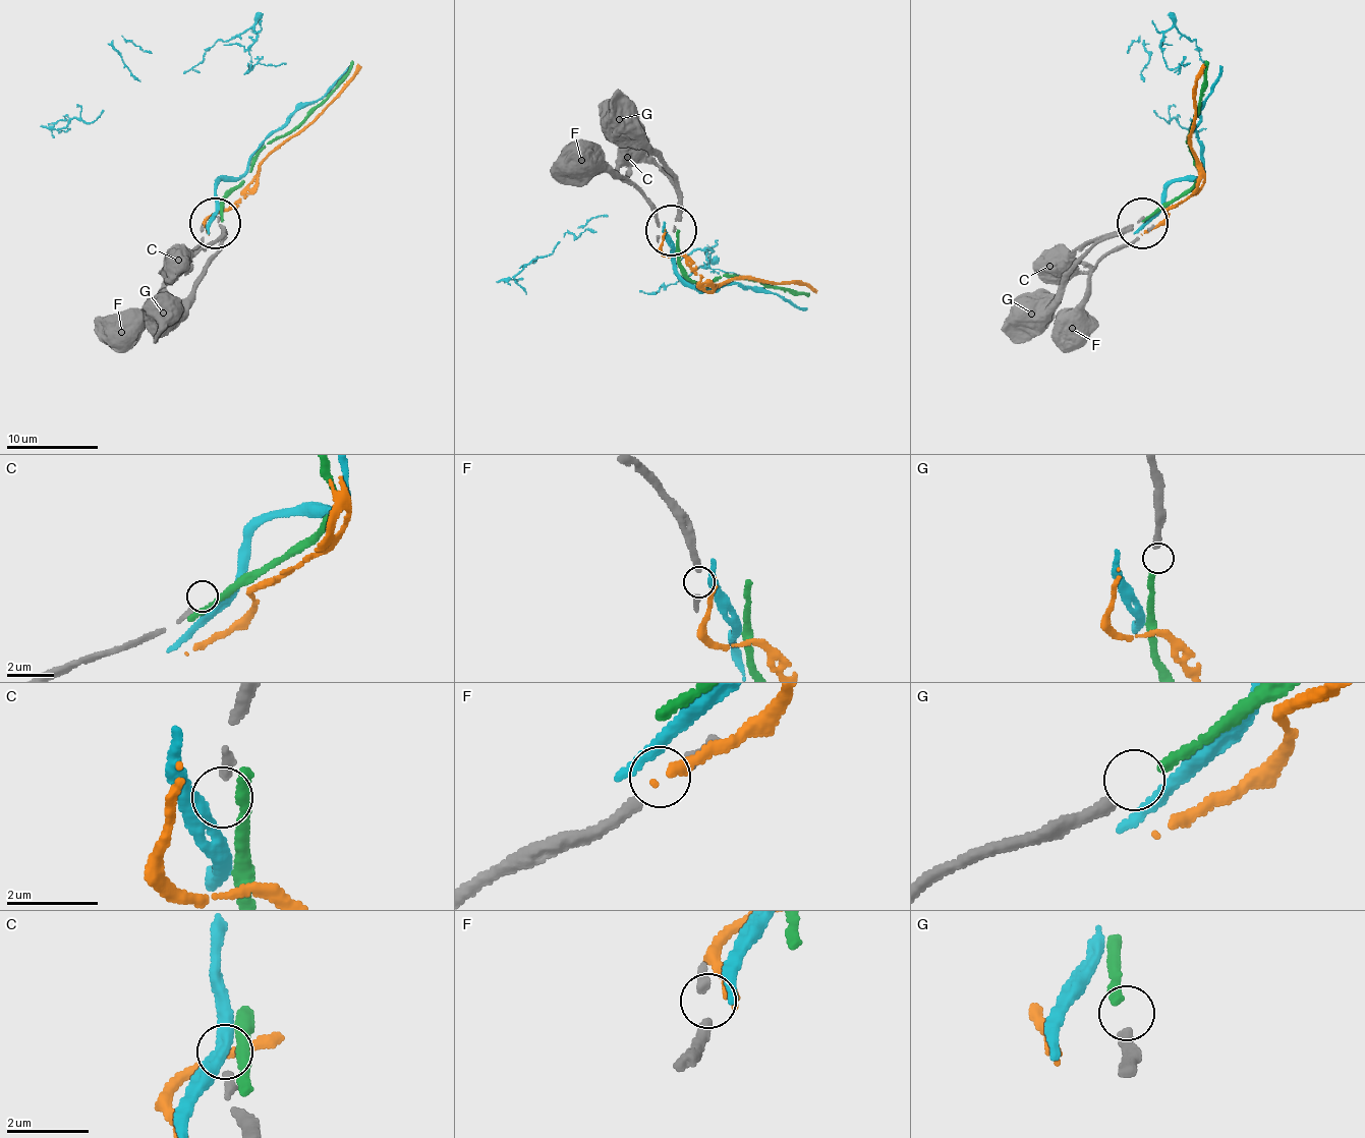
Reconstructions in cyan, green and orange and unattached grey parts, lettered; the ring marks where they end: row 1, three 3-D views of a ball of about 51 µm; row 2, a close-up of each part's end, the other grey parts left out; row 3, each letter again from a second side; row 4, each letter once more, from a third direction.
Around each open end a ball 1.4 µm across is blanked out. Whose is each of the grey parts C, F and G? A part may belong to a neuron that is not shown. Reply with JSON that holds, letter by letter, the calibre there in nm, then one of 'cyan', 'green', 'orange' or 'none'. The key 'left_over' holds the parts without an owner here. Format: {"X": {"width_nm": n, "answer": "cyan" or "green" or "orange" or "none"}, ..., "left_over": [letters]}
{"C": {"width_nm": 200, "answer": "none"}, "F": {"width_nm": 220, "answer": "none"}, "G": {"width_nm": 280, "answer": "green"}, "left_over": ["C", "F"]}

